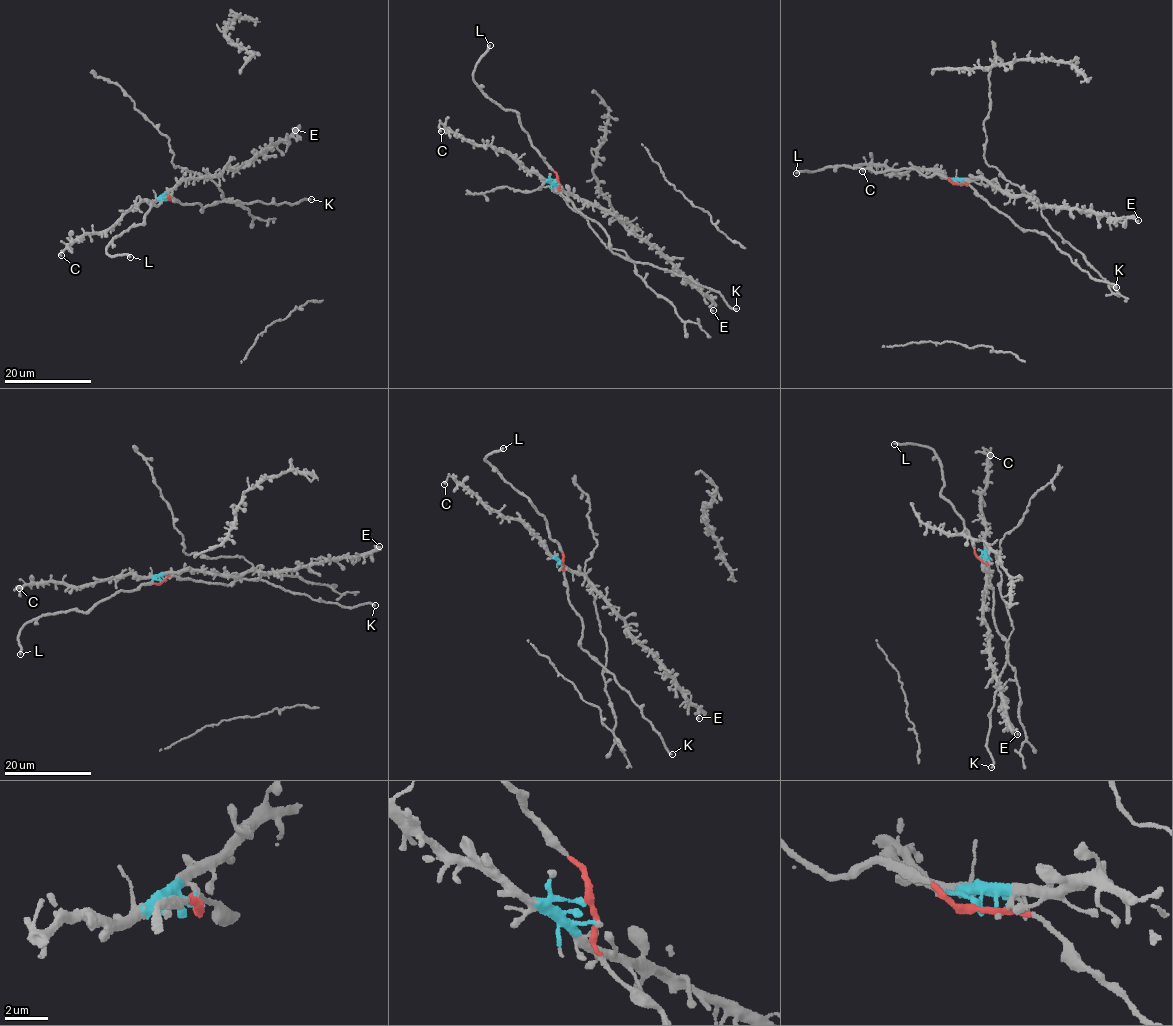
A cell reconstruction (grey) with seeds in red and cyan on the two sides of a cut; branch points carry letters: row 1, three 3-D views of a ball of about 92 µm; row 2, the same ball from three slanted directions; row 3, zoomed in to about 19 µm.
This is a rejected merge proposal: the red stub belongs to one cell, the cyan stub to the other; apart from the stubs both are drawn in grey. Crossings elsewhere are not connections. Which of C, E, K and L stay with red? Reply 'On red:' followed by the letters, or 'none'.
On red: K, L

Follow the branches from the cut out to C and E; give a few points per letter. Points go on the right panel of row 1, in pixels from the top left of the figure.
C: (957, 182), (942, 172), (916, 167), (897, 174), (878, 164), (858, 164), (863, 171)
E: (957, 182), (979, 178), (1004, 192), (1027, 197), (1042, 206), (1138, 220)

